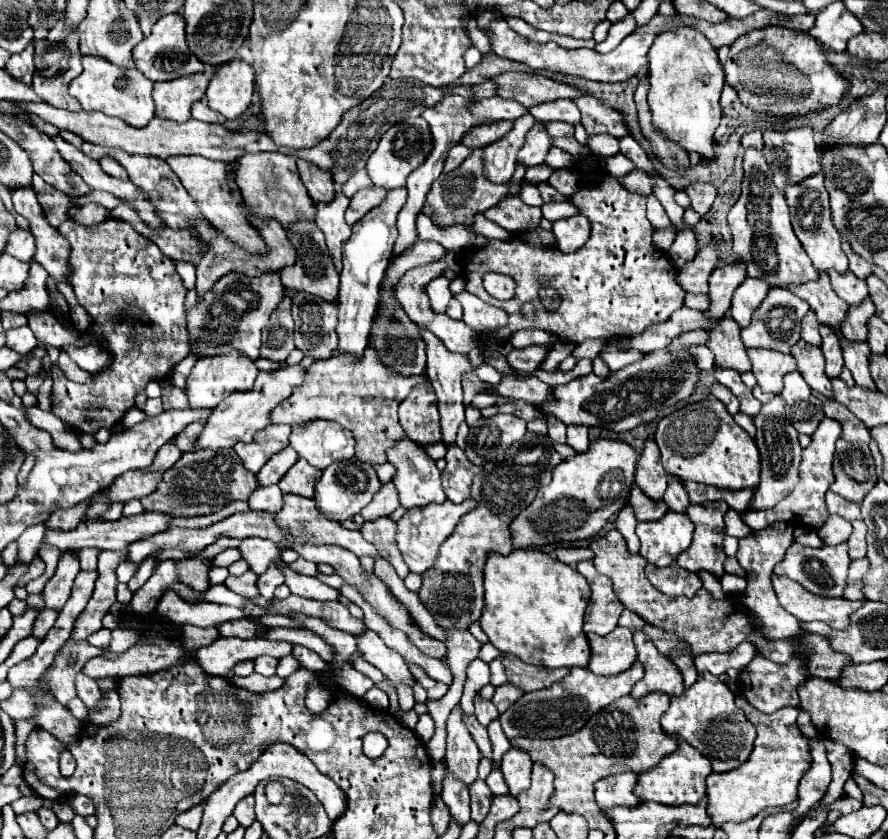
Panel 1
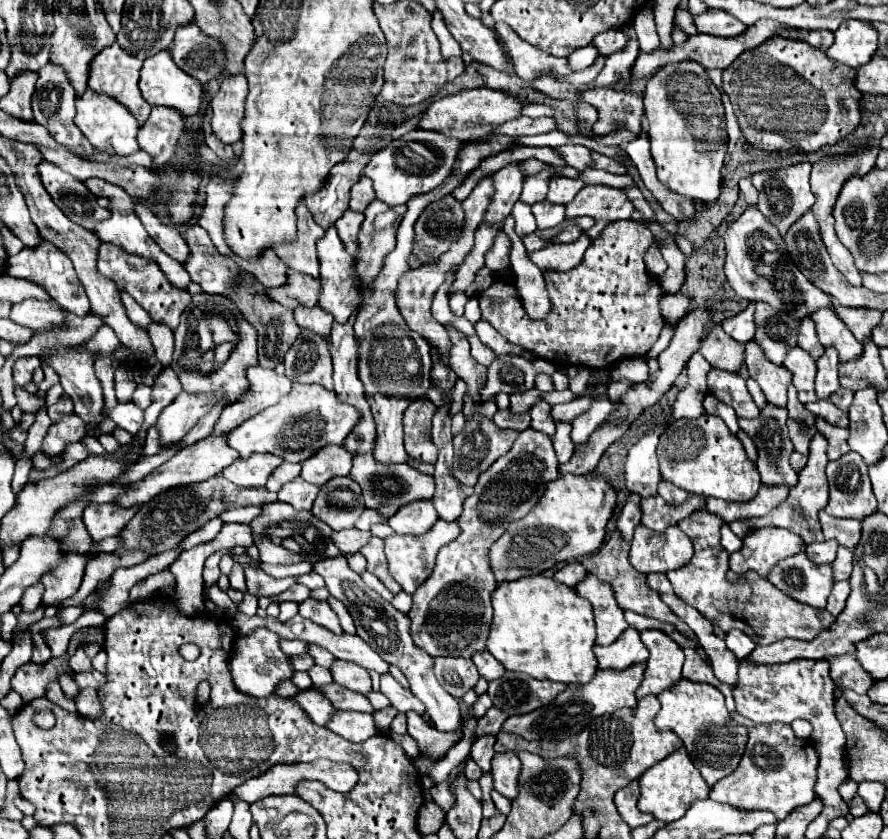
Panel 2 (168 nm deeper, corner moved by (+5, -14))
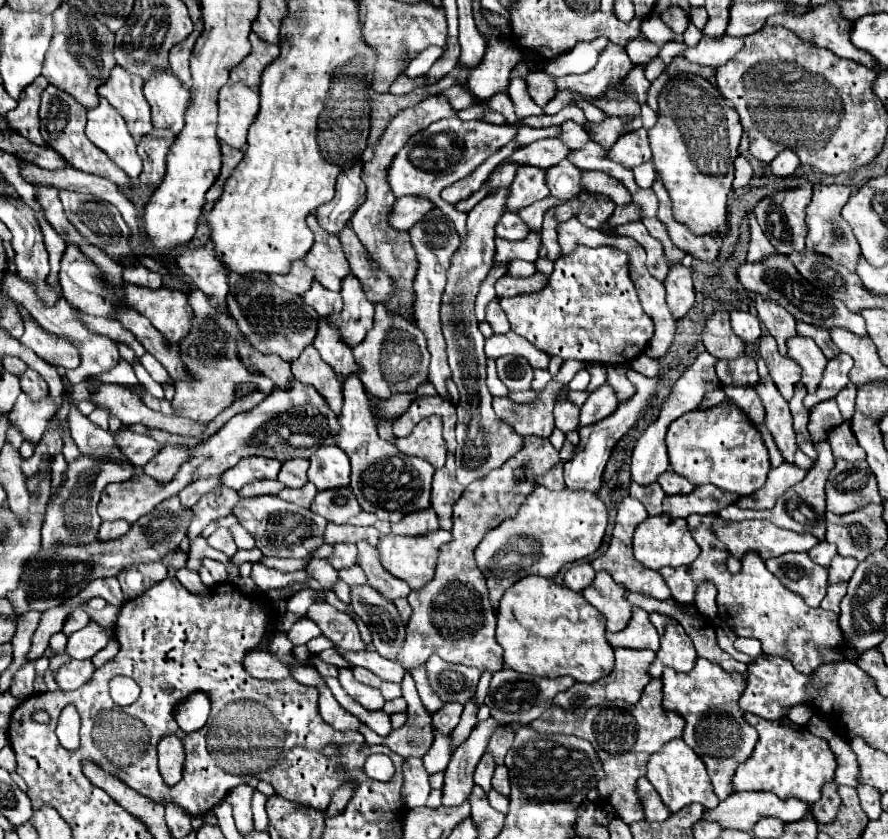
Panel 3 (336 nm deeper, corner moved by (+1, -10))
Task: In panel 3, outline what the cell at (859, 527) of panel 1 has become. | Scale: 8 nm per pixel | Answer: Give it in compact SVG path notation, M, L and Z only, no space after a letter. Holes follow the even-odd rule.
M835 555L833 563L827 567L827 571L829 571L829 583L849 581L851 575L853 575L853 571L855 571L855 567L857 567L857 559Z

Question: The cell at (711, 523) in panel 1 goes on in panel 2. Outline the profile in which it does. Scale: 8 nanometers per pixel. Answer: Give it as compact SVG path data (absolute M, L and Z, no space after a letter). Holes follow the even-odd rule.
M695 511L693 515L681 519L677 525L681 531L689 535L689 539L695 543L695 557L684 567L669 571L667 579L673 585L673 591L691 603L697 611L707 615L711 621L719 621L719 627L727 633L729 629L741 629L751 637L757 645L773 643L775 639L815 639L823 629L829 629L829 625L835 621L833 615L825 609L815 609L809 605L803 605L791 597L787 597L783 591L773 587L767 579L761 579L759 575L745 575L737 579L737 585L731 585L725 579L725 573L729 570L729 553L720 544L721 519L707 511Z

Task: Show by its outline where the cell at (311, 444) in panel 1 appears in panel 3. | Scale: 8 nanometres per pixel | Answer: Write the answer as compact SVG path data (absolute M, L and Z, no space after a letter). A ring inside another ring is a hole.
M321 445L309 461L309 481L319 491L349 485L349 457L337 445Z

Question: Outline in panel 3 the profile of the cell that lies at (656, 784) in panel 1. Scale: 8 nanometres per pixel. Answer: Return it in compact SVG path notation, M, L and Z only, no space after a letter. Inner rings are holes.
M673 739L669 743L665 743L651 759L647 765L647 779L651 781L651 785L657 789L657 793L661 795L661 799L669 805L669 809L675 813L685 805L691 803L701 803L707 809L713 809L719 805L717 795L713 793L713 785L711 779L707 775L705 763L697 757L697 753L693 749L689 749L683 739Z

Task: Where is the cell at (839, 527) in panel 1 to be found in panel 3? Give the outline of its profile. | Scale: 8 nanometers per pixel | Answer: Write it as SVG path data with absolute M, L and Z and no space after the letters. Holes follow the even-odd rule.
M821 541L813 549L809 549L809 557L817 565L823 565L823 567L827 567L835 555L837 555L837 547L833 547L831 543L825 543L825 541Z

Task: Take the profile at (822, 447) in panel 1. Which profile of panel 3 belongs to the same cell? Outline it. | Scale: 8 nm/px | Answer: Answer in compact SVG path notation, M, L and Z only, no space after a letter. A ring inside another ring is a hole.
M827 441L825 443L817 443L815 449L817 449L819 457L817 457L815 465L809 469L807 477L801 483L793 485L789 491L785 491L777 499L773 509L756 511L740 509L737 505L729 505L719 511L719 517L723 521L727 521L727 523L731 523L731 521L745 521L745 519L767 519L767 521L775 523L777 527L791 529L791 531L797 531L797 533L813 533L813 535L817 535L819 541L823 541L823 537L825 537L825 479L827 479L829 471L833 469L835 459L831 455L831 447L829 447Z

